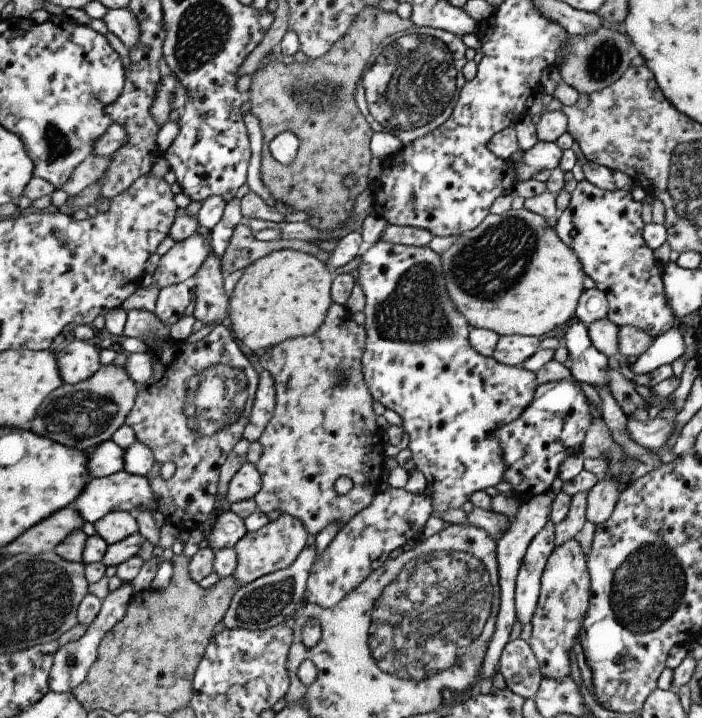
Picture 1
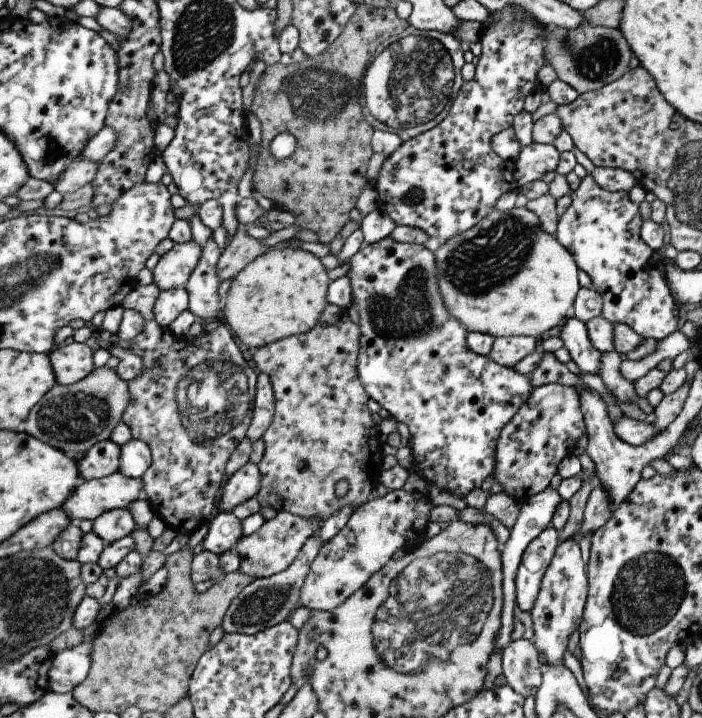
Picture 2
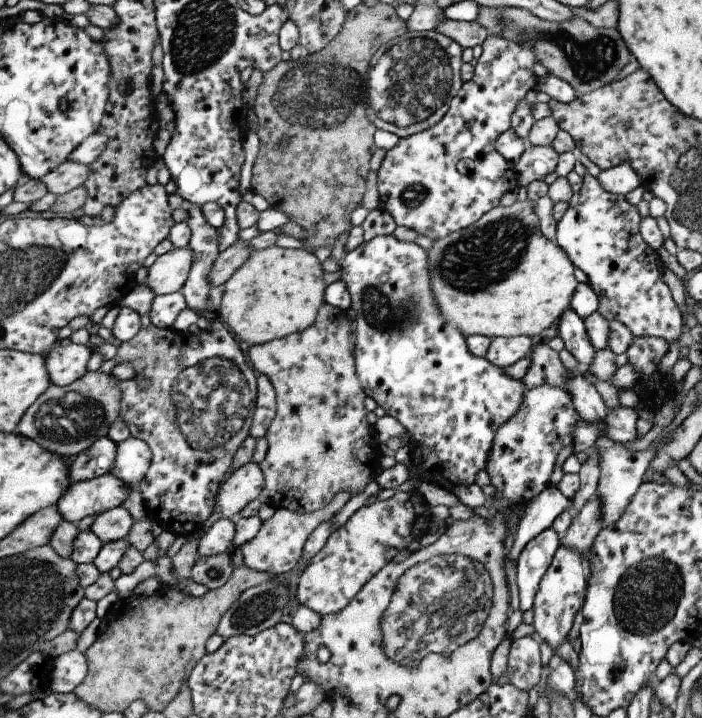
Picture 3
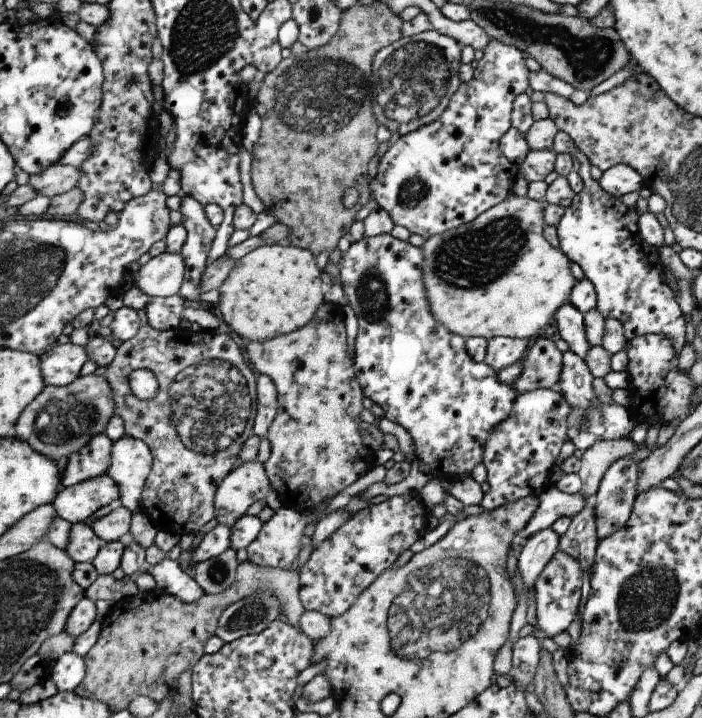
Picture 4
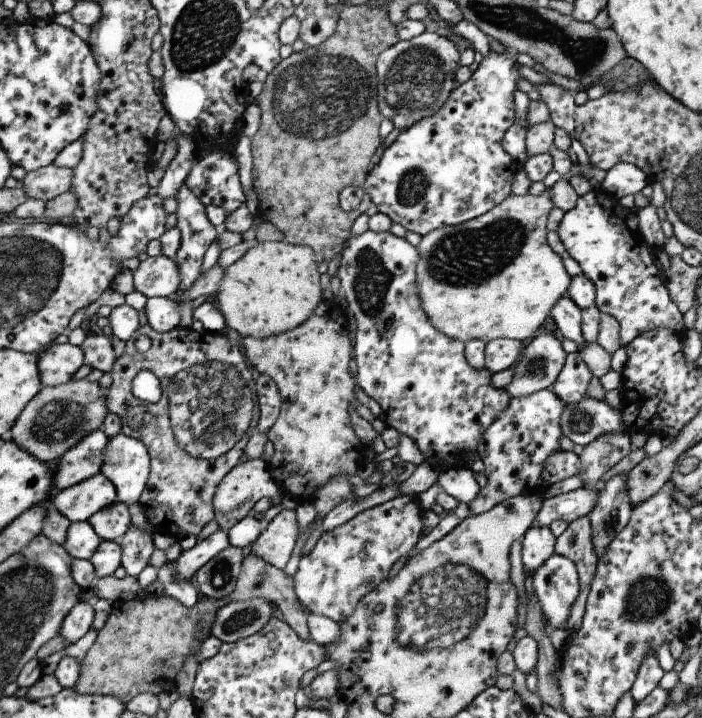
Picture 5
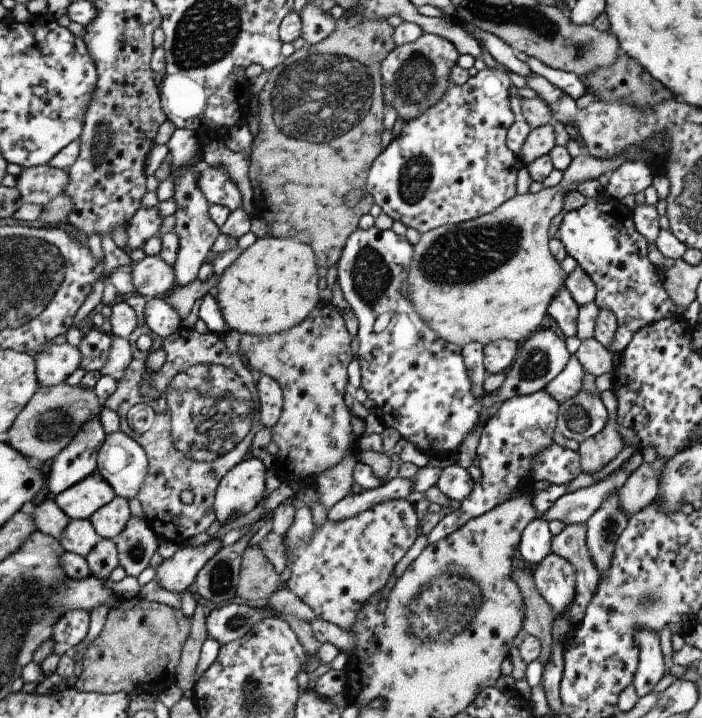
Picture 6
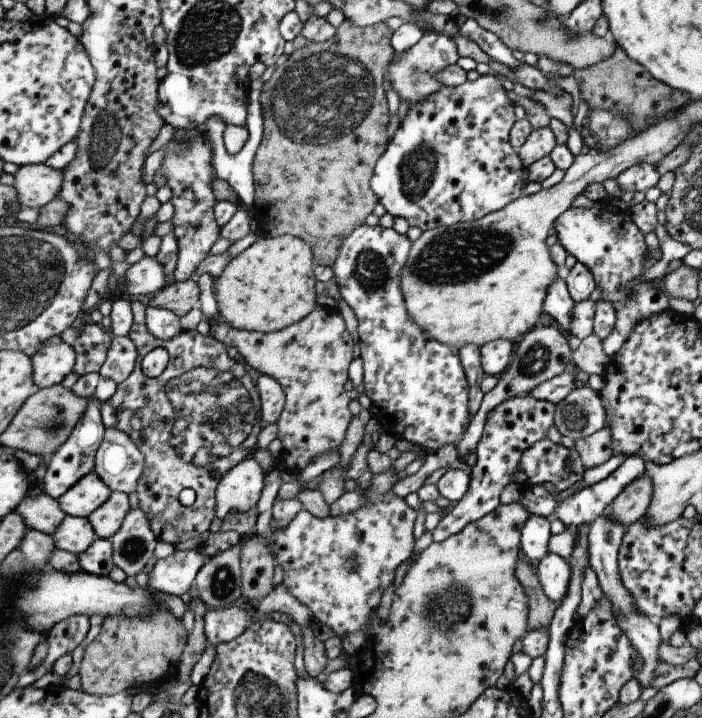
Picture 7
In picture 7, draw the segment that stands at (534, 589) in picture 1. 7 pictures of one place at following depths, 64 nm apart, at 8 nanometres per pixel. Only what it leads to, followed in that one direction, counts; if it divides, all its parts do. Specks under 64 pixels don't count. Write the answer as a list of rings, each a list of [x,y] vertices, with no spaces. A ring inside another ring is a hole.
[[[530,515],[521,530],[521,554],[536,564],[549,552],[548,543],[551,537],[549,518]]]

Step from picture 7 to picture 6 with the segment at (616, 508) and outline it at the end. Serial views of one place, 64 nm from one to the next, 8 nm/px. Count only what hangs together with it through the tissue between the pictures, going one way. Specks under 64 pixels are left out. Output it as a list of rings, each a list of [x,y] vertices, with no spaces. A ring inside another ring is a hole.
[[[657,458],[652,464],[642,463],[619,490],[617,499],[628,519],[656,500],[665,462]]]

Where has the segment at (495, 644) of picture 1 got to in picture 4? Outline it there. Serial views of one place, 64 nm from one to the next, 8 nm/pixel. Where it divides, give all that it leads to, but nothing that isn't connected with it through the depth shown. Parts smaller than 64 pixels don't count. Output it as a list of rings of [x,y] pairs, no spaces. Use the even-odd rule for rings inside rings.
[[[550,484],[539,495],[539,507],[520,535],[528,538],[532,533],[551,527],[560,517],[575,517],[589,501],[580,491],[574,494],[563,493],[554,484]]]

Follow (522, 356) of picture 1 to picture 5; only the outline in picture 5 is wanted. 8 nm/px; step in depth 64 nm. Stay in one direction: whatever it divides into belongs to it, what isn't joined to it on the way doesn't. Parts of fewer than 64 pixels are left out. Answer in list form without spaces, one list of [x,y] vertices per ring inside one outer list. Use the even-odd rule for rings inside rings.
[[[494,339],[487,342],[485,346],[485,368],[492,375],[514,368],[525,343],[514,339]]]

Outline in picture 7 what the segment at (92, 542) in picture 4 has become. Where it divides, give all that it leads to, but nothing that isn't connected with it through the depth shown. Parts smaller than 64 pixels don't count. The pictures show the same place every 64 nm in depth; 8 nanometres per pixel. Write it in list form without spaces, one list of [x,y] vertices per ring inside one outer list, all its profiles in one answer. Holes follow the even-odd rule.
[[[66,515],[51,534],[56,549],[68,550],[72,554],[84,552],[99,538],[87,517]]]

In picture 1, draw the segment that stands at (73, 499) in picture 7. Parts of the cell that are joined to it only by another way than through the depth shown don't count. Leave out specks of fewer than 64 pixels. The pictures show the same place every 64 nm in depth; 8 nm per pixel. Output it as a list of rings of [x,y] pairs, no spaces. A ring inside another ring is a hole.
[[[122,470],[107,477],[90,478],[80,494],[69,504],[84,520],[94,524],[99,518],[112,511],[136,512],[141,506],[151,510],[156,526],[160,529],[167,522],[164,514],[157,510],[158,500],[153,496],[150,483],[146,477],[133,475]]]

